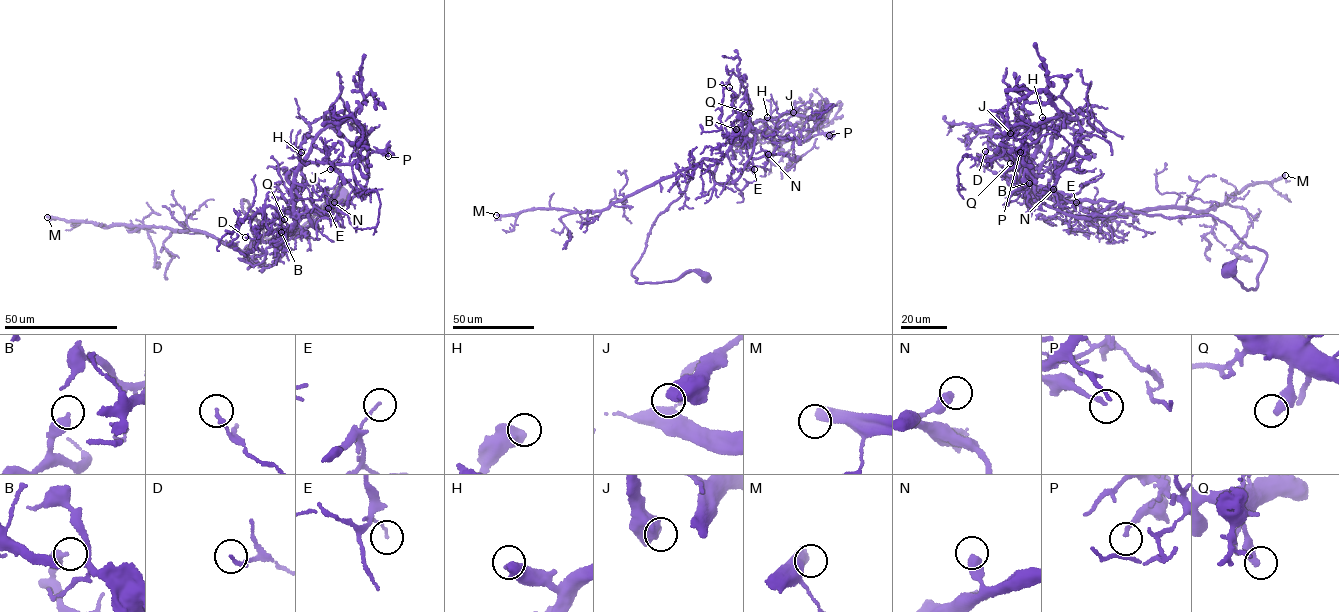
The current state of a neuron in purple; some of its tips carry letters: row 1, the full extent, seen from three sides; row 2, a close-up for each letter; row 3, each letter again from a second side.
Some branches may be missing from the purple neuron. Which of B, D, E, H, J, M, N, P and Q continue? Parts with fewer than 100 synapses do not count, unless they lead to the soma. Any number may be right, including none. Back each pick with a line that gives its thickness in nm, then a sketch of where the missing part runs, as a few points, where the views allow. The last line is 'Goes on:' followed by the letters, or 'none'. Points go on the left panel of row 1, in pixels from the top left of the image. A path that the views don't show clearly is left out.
M: 440 nm
Goes on: M

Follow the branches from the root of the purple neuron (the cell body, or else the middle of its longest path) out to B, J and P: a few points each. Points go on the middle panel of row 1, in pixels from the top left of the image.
B: (704, 276), (691, 270), (639, 283), (631, 272), (656, 217), (685, 190), (692, 168), (721, 158), (736, 129)
J: (704, 276), (639, 283), (631, 272), (692, 168), (719, 160), (753, 123), (793, 112)
P: (704, 276), (639, 283), (631, 274), (692, 168), (719, 160), (761, 119), (808, 116), (829, 135)

